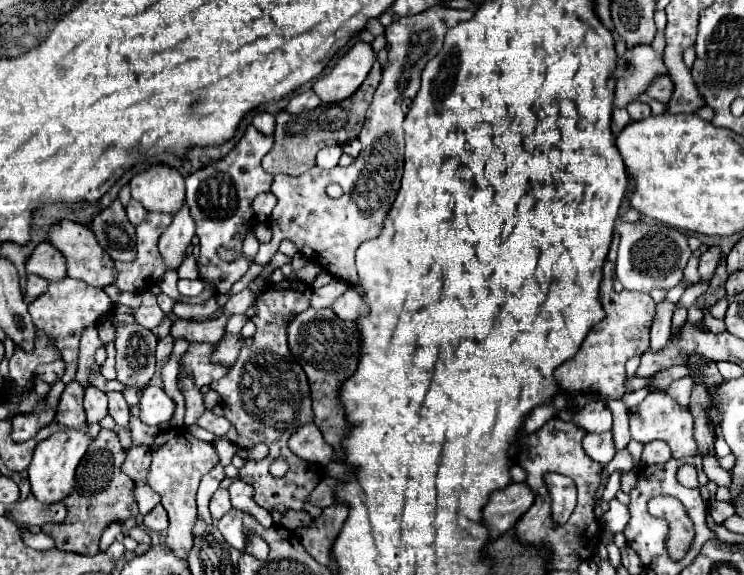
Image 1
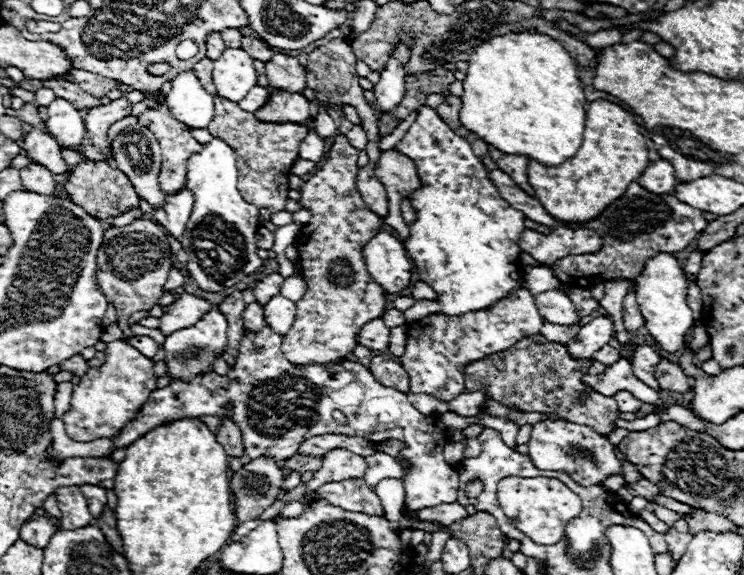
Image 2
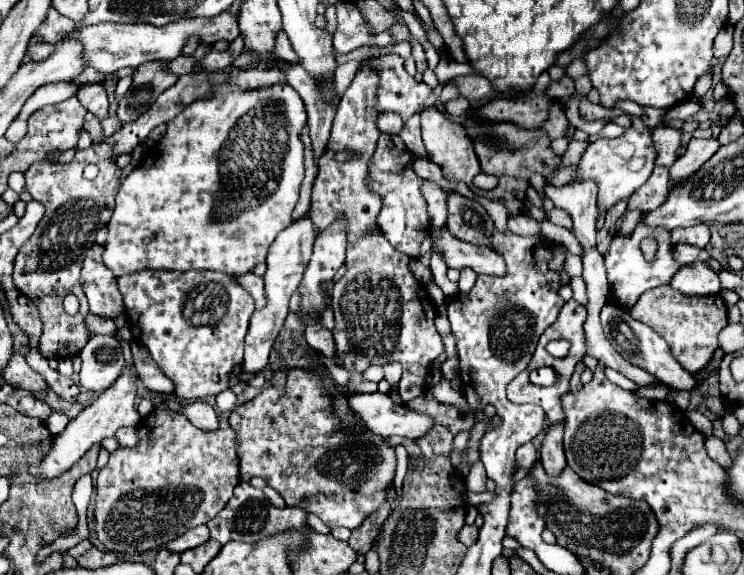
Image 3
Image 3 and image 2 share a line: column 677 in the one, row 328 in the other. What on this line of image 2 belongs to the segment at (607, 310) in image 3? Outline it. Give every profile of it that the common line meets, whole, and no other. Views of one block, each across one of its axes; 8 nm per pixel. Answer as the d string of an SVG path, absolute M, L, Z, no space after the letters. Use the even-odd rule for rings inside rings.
M376 318L364 326L364 330L358 332L358 344L366 346L372 352L382 352L388 348L388 334L390 328L384 324L382 318Z

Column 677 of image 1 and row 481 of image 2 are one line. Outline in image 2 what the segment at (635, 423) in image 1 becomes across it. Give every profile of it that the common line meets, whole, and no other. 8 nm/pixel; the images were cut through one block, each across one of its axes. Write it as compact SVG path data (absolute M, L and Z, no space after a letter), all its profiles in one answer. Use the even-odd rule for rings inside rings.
M264 324L264 328L260 332L246 332L242 336L238 354L236 354L236 362L234 368L228 370L226 376L212 372L204 372L204 374L196 374L192 376L188 382L176 380L166 388L158 388L152 392L152 396L146 400L146 404L142 406L142 410L136 414L136 418L132 422L128 422L128 426L124 426L124 430L120 430L118 438L114 440L116 448L128 446L134 440L138 440L140 436L144 436L146 432L154 430L156 426L180 420L180 418L192 418L192 416L222 416L224 414L224 404L226 410L230 408L230 418L238 424L242 438L244 438L244 452L250 458L258 458L262 454L272 454L278 460L286 460L290 456L296 454L296 450L300 448L300 444L312 436L320 436L326 432L336 432L336 434L346 434L346 436L362 436L362 438L370 438L374 434L374 442L382 442L382 440L400 440L406 444L406 448L400 450L400 462L408 460L410 462L410 470L404 470L402 476L402 484L406 490L406 508L434 508L440 504L448 504L456 500L456 492L460 488L458 482L458 472L448 466L444 462L442 456L442 448L446 442L446 434L448 428L444 424L440 424L440 420L436 418L426 418L420 412L414 412L412 406L406 400L404 392L398 392L394 388L386 388L382 384L378 384L374 380L374 376L370 374L370 370L358 362L352 360L340 360L340 362L332 362L332 364L292 364L284 358L282 350L282 336L278 332L272 332L272 328L268 328L268 324ZM254 346L264 346L262 352L252 352ZM332 410L340 410L346 414L346 424L340 426L334 418L332 418ZM354 412L358 412L358 416L354 416Z

